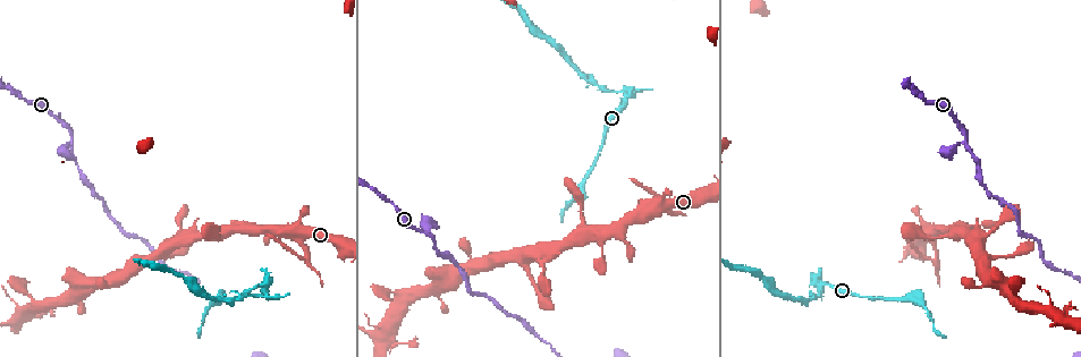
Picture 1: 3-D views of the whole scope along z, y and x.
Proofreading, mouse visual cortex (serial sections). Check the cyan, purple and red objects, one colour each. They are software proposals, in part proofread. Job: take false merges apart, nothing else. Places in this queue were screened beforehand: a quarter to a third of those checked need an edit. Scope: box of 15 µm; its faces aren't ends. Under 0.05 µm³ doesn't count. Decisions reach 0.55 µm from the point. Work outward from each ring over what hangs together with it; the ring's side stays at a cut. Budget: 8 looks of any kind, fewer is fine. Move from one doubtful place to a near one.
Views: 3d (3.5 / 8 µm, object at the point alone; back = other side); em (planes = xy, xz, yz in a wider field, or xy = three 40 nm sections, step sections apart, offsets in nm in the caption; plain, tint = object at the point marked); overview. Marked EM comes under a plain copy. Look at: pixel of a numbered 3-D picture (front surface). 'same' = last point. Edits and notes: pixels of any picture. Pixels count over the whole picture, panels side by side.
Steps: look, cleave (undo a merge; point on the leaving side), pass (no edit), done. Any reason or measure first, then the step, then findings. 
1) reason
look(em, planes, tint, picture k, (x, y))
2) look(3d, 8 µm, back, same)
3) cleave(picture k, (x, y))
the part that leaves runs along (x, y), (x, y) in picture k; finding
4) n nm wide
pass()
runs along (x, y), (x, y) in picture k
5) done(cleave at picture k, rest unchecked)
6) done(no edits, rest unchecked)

abrupt turn
look(3d, 3.5 µm, picture 1, (257, 297))

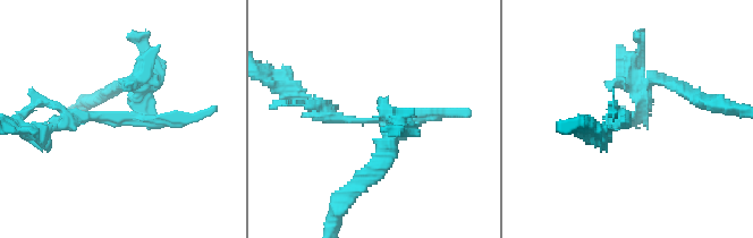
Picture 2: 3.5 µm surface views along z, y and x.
need the tissue
look(em, xy, step 3, tint, picture 2, (117, 116))

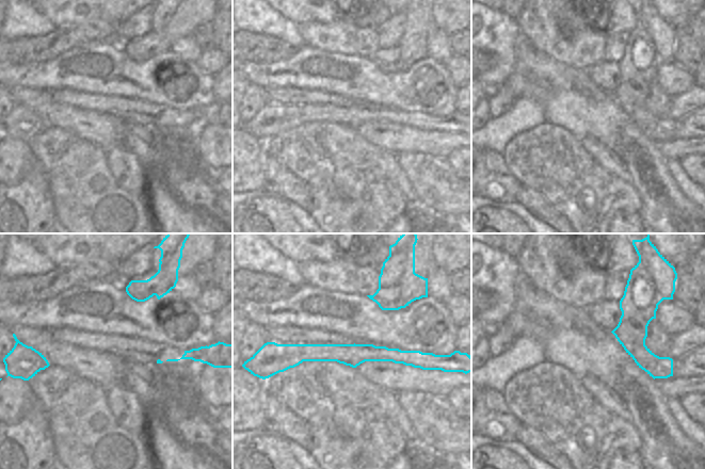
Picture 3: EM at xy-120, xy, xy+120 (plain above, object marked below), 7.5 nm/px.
cleave(picture 2, (136, 121))
the part that leaves runs along (389, 136), (379, 122), (330, 117), (316, 104) in picture 2; a second cell is stuck on

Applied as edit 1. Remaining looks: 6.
look(overview)

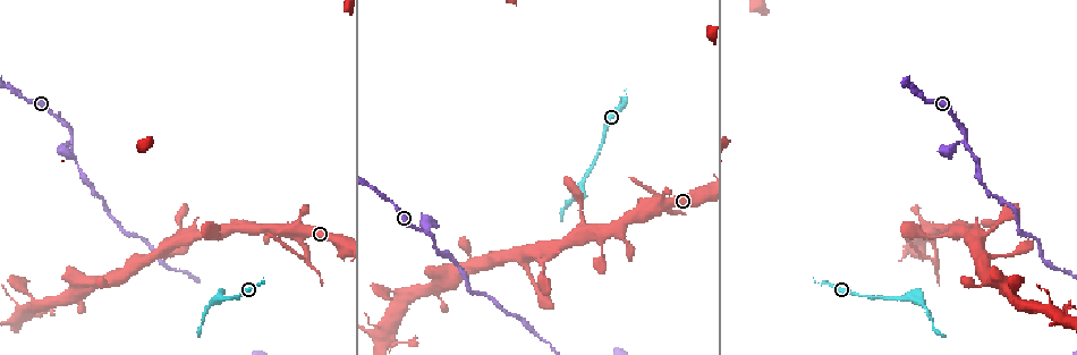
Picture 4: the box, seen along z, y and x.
sharp bend
look(3d, 3.5 µm, picture 4, (159, 254))

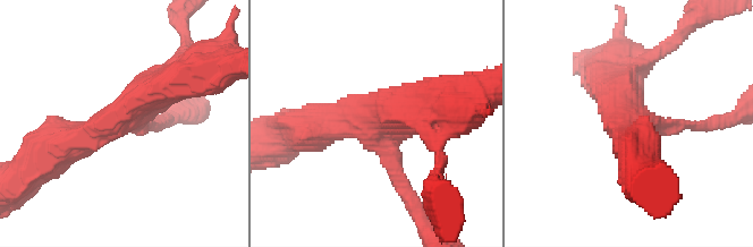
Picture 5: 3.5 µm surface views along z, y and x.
look(em, planes, tint, picture 5, (375, 117))

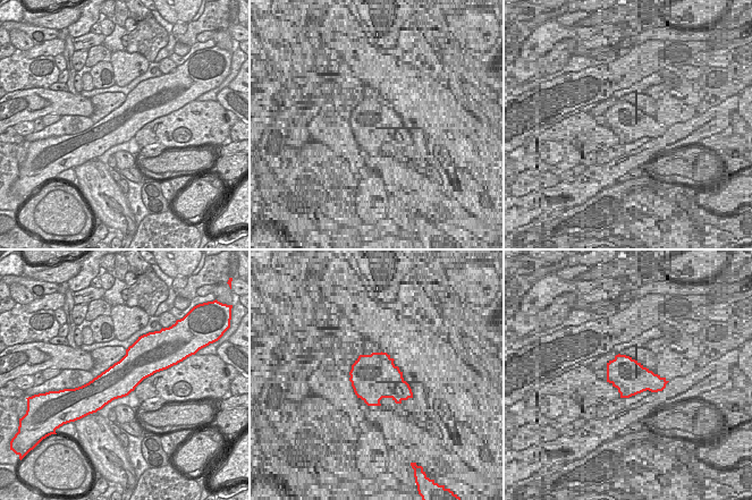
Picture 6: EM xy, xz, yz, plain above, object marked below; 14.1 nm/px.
pass()
runs along (183, 81), (57, 146) in picture 5; one cell here

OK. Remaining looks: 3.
abrupt turn
look(3d, 8 µm, picture 4, (306, 259))

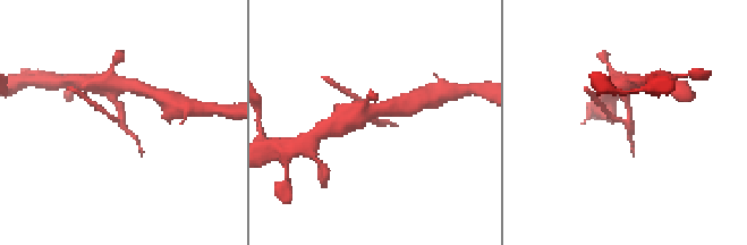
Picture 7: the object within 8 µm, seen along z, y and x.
look(em, xy, step 1, tint, picture 7, (627, 122))

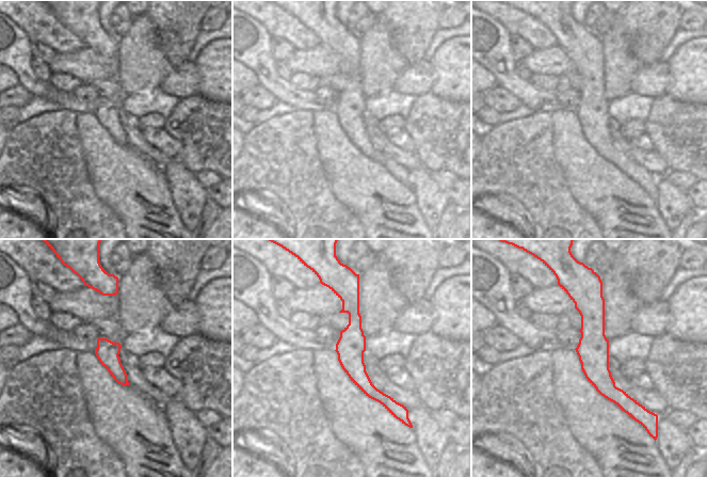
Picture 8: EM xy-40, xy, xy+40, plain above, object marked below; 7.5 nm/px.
220 nm wide
pass()
runs along (343, 288), (353, 366), (396, 413) in picture 8; one cell here

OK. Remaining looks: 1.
done(cleave at picture 2, rest unchecked)

